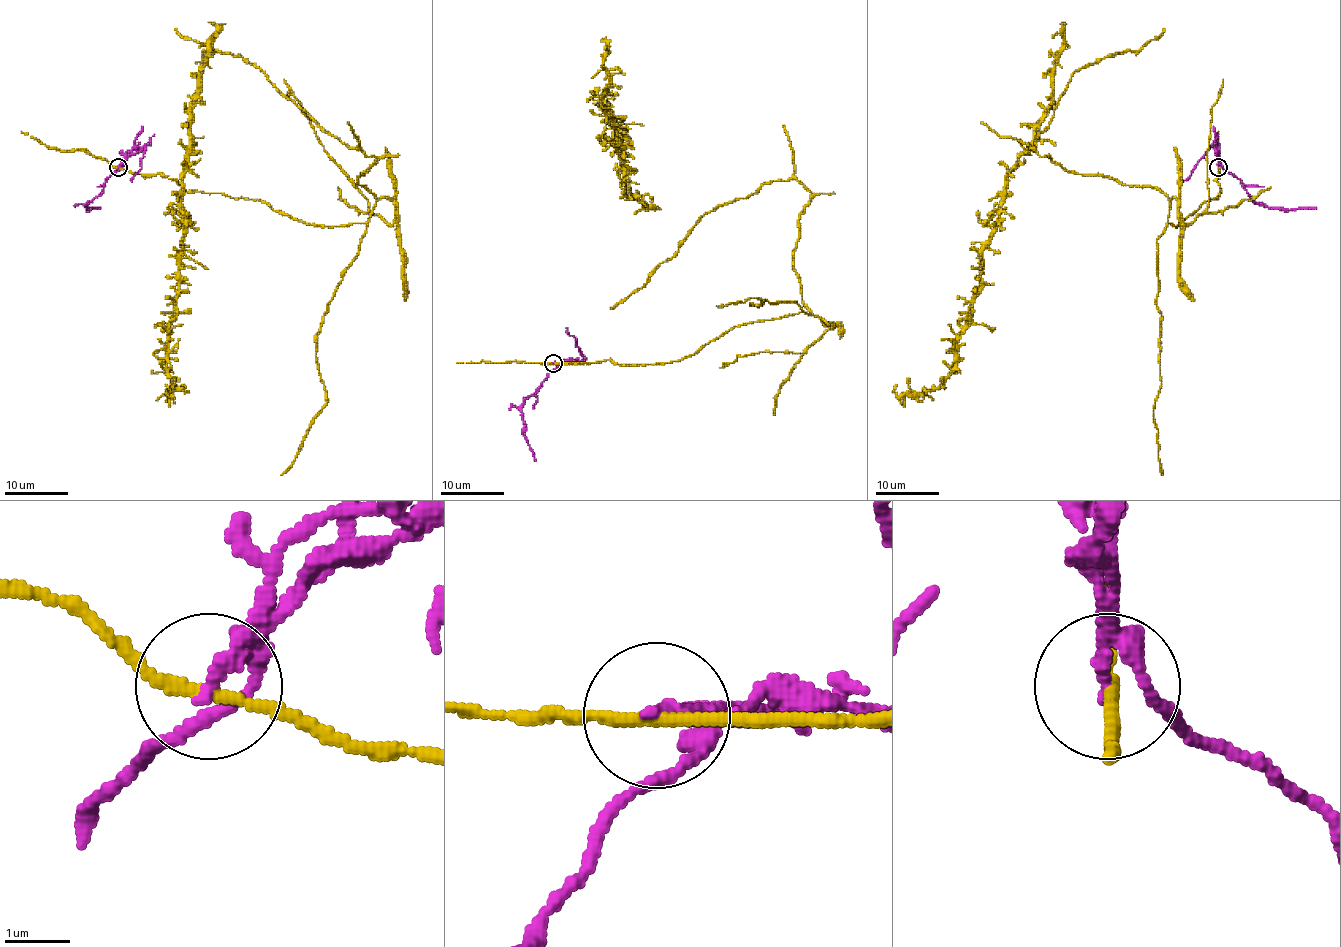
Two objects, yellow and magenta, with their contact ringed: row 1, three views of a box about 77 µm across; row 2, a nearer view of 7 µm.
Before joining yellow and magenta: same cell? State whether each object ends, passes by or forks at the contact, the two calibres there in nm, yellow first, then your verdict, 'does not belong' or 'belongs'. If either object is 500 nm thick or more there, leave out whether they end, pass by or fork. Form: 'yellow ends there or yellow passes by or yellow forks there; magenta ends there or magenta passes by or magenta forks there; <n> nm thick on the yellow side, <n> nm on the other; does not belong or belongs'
yellow passes by; magenta ends there; 190 nm thick on the yellow side, 200 nm on the other; does not belong

